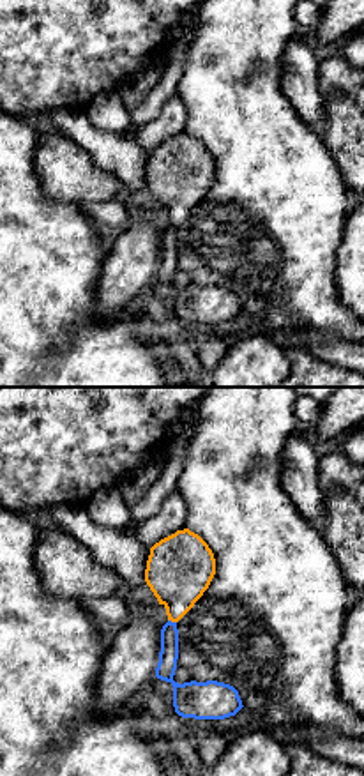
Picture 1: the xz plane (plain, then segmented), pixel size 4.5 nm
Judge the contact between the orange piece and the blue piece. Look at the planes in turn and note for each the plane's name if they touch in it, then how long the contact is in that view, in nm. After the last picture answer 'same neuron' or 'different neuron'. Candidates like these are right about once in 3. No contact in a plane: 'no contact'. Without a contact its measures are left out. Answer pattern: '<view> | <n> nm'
xz | 40 nm

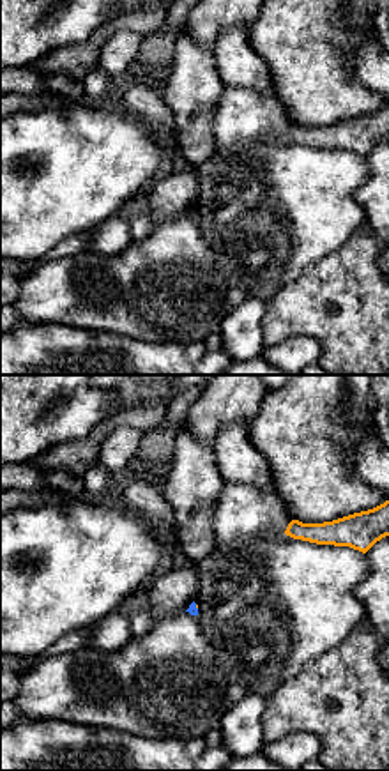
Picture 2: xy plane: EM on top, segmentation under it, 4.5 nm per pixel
no contact

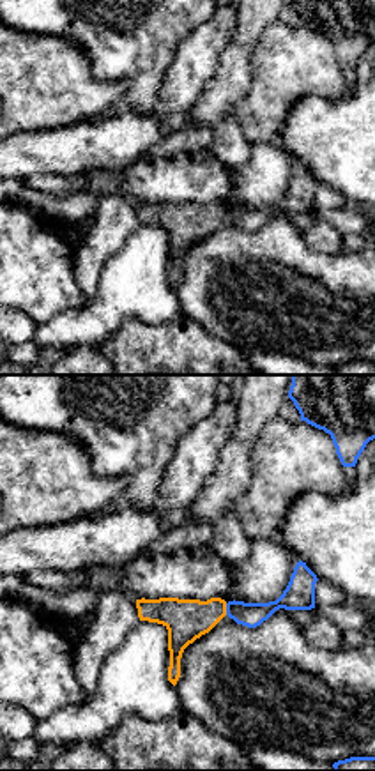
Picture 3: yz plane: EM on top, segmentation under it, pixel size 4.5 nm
yz | 60 nm

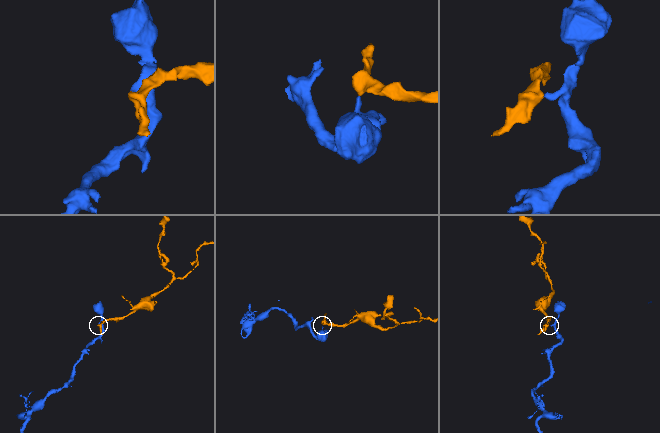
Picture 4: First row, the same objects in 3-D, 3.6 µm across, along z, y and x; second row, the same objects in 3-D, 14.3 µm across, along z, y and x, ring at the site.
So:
different neuron

